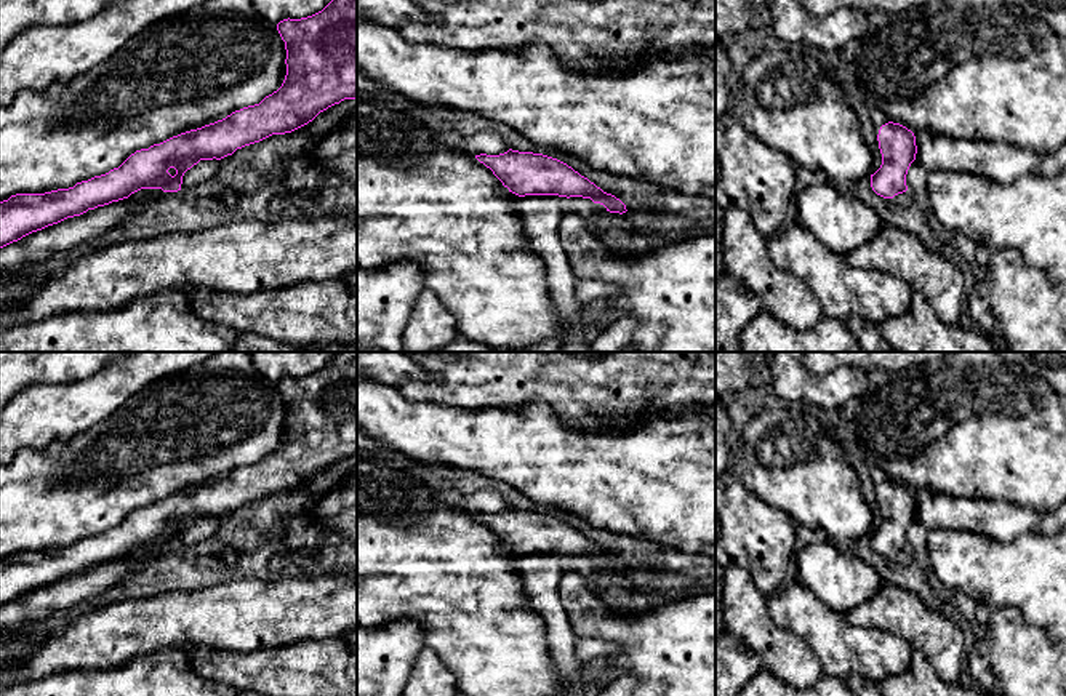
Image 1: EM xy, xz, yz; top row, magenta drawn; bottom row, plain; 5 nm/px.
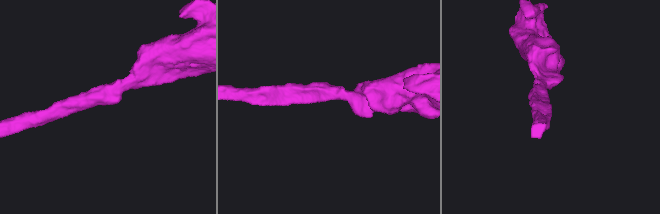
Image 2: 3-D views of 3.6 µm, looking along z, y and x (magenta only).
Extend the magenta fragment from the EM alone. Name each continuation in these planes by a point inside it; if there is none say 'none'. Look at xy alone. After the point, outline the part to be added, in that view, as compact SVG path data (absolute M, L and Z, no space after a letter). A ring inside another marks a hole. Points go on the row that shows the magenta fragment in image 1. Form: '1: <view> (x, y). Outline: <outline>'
none

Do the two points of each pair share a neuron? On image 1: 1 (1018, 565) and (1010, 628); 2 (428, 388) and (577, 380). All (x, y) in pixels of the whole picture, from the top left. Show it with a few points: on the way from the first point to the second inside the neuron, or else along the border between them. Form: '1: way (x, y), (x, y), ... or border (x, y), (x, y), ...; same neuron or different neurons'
1: border (994, 607), (1013, 607), (1028, 623), (1045, 629); different neurons
2: way (464, 381), (540, 380); same neuron

